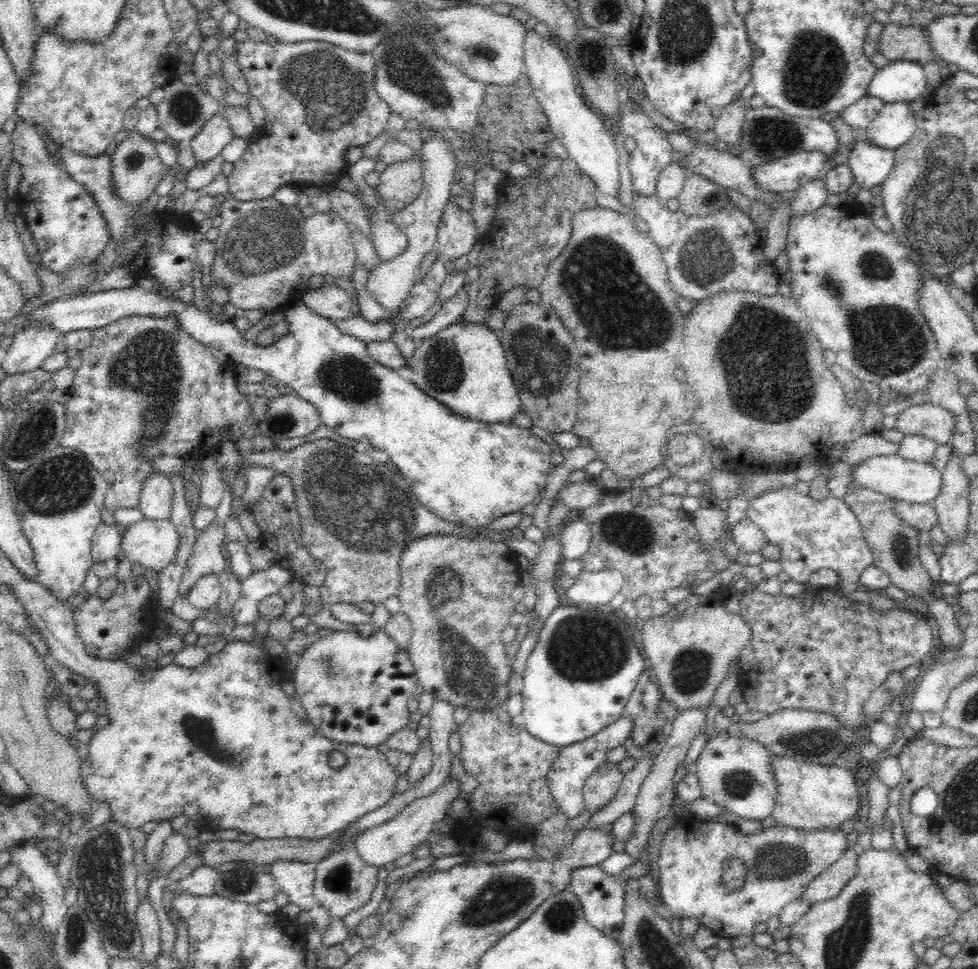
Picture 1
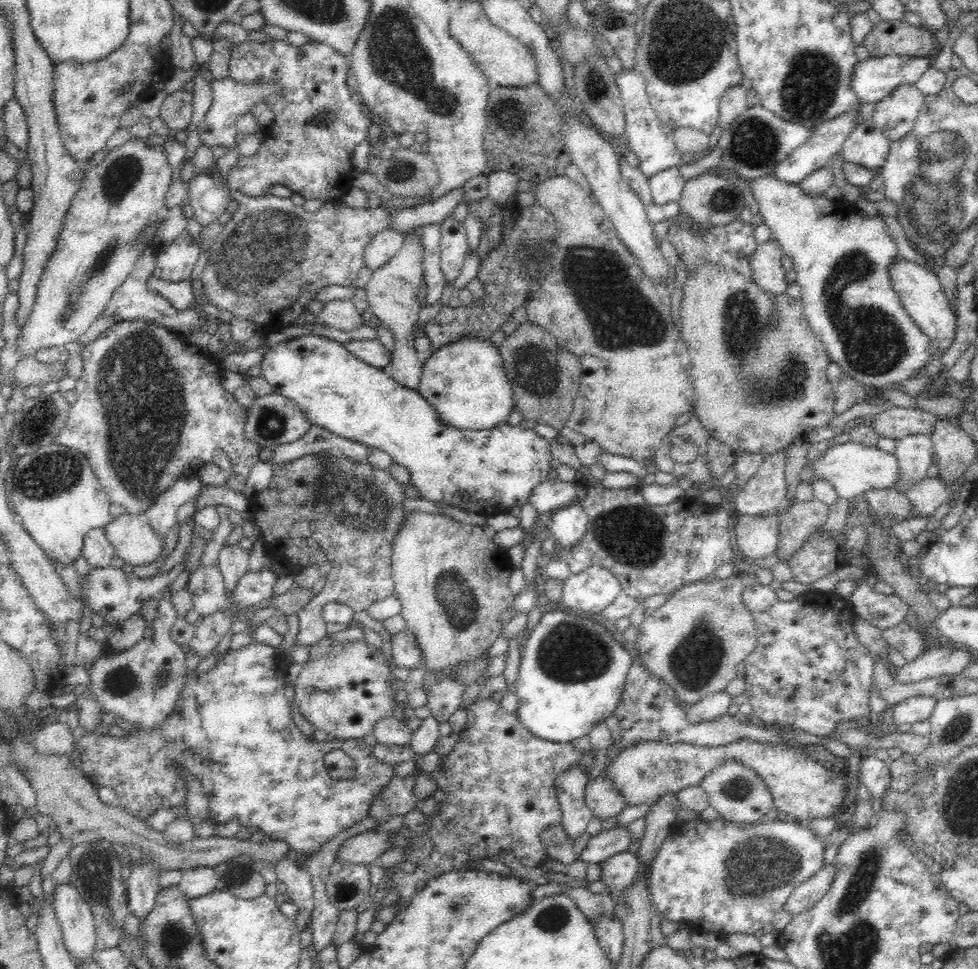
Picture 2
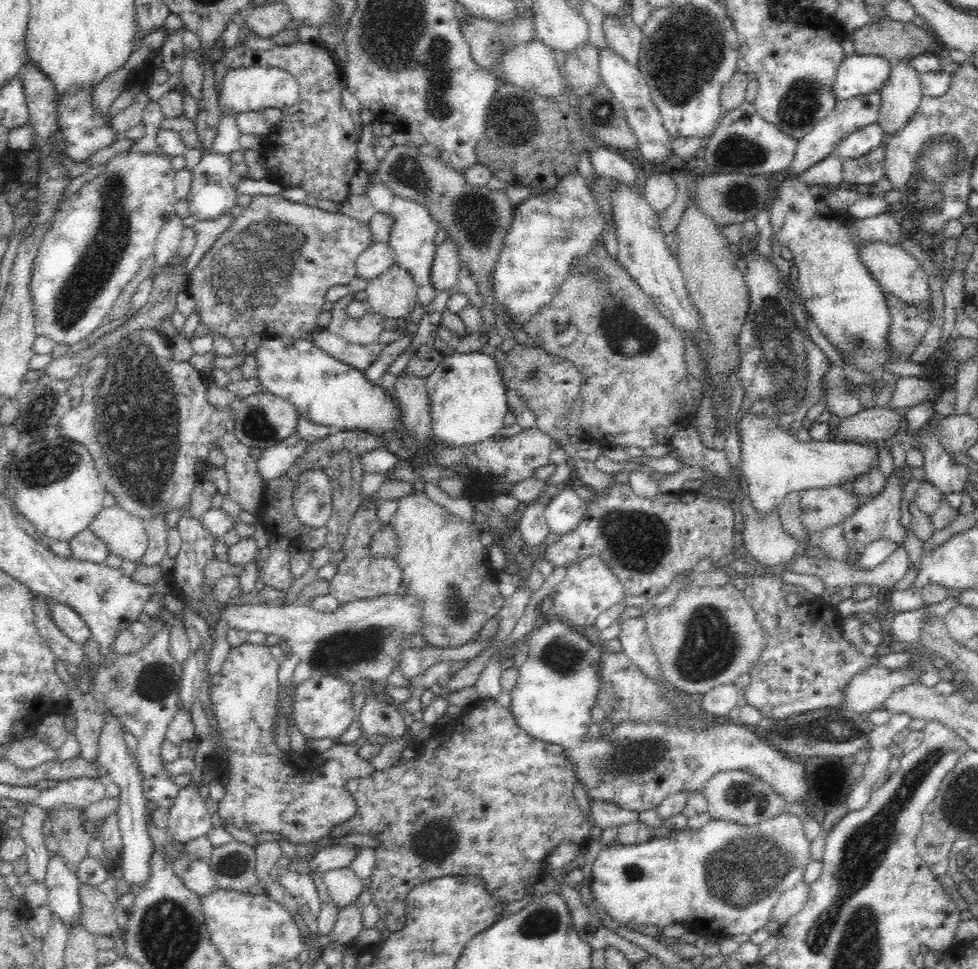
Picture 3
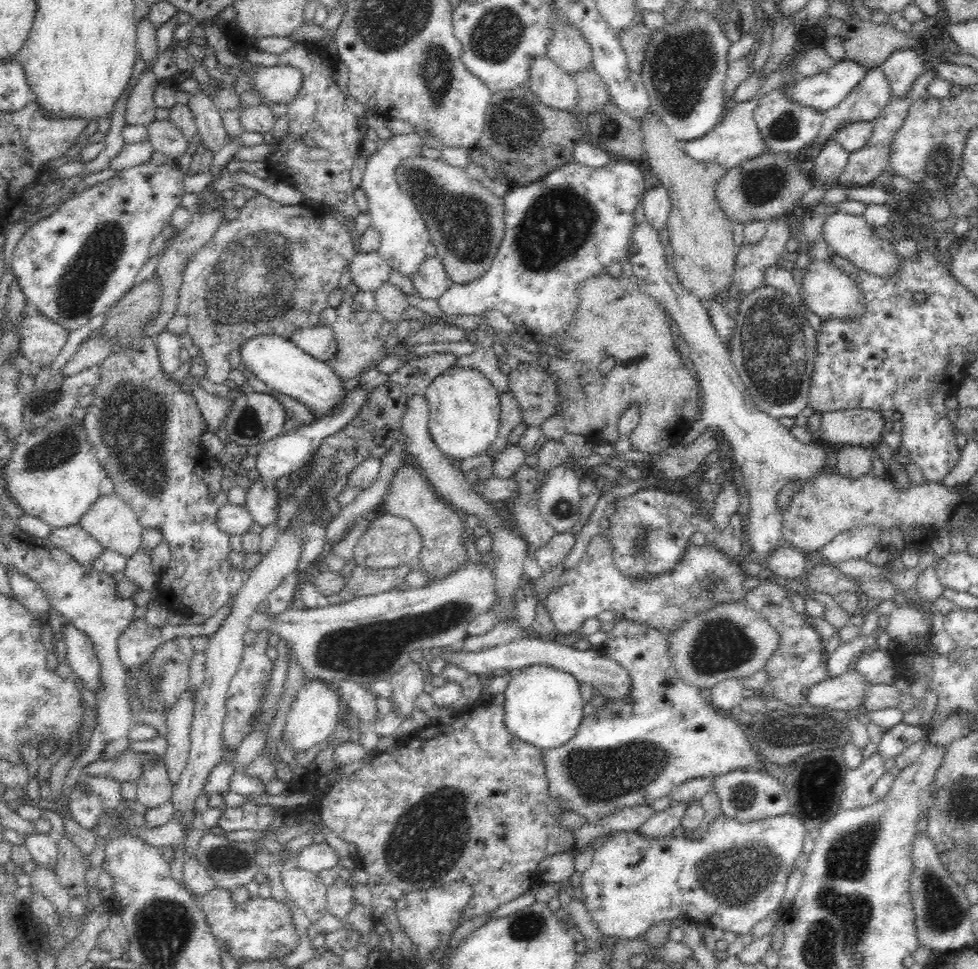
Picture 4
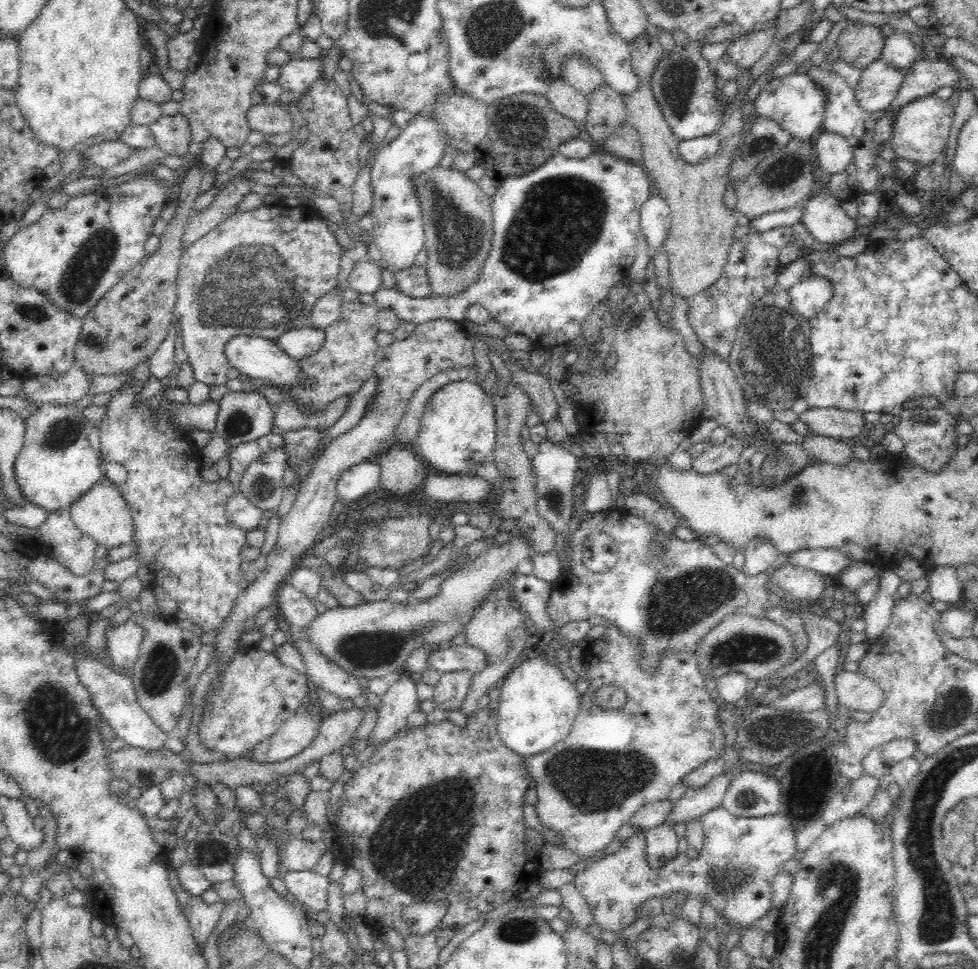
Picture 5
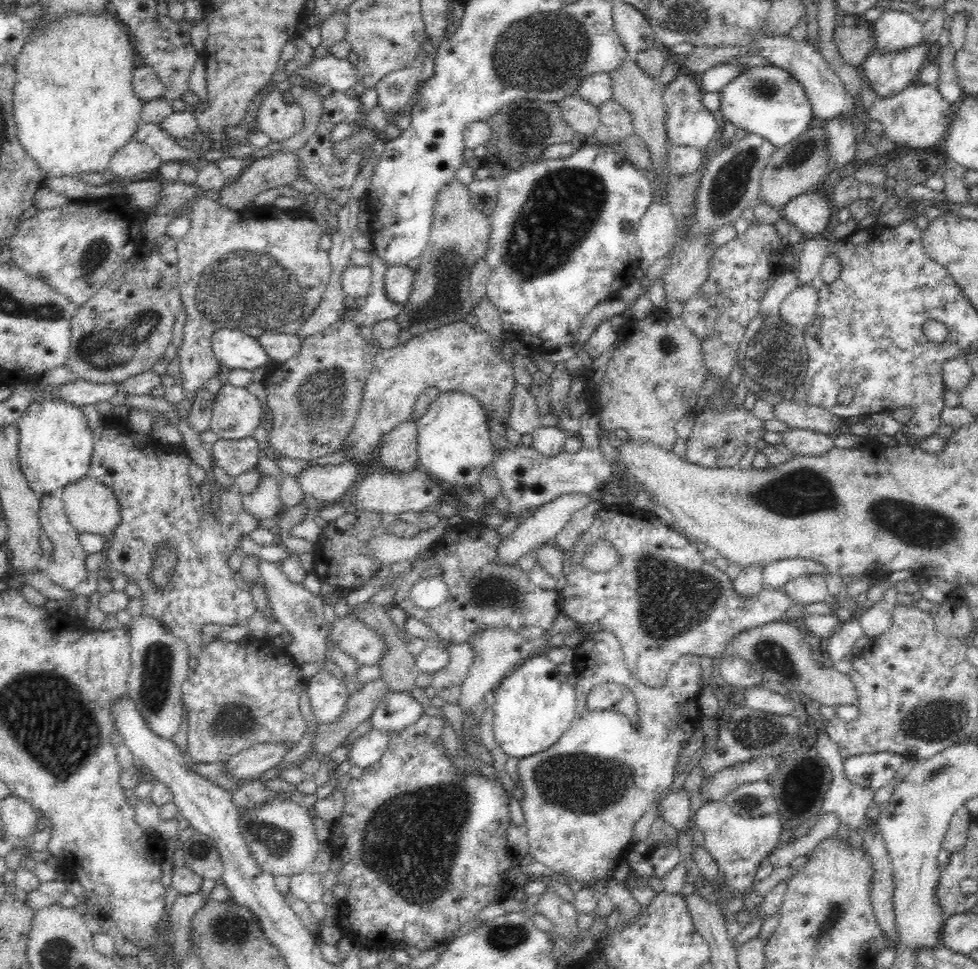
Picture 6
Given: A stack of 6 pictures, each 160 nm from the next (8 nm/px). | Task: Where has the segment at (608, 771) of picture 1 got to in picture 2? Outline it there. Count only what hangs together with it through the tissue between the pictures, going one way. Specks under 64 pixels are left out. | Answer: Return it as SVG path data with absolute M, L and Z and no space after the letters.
M601 774L589 780L585 787L585 803L593 816L600 820L616 817L625 806L623 797L611 787L604 776L605 774Z

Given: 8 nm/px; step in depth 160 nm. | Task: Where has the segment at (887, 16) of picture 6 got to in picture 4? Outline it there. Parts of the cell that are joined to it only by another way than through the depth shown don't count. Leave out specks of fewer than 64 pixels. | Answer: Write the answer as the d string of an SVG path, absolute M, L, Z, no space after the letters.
M915 49L894 50L880 66L890 83L891 98L904 98L912 82L924 72L924 64Z

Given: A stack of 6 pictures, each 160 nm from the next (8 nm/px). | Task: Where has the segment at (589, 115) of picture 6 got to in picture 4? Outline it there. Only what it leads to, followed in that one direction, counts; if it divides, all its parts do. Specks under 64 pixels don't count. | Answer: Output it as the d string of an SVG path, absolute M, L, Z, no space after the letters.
M548 57L537 58L531 66L526 87L542 104L563 111L576 112L578 91L568 73Z

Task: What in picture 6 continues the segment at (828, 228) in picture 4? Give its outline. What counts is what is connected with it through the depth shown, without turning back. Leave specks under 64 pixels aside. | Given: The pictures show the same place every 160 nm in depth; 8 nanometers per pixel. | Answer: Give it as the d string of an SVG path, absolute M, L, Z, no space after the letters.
M807 191L792 198L780 211L784 220L805 237L816 237L824 235L830 224L831 211L835 209L831 210L823 195Z

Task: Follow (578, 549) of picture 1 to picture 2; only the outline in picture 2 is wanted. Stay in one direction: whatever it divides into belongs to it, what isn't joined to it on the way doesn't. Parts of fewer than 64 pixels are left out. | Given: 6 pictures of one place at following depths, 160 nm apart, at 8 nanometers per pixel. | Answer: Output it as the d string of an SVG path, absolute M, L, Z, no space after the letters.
M576 500L552 512L546 521L551 536L557 540L559 548L564 548L580 542L580 538L586 532L588 515L581 501Z

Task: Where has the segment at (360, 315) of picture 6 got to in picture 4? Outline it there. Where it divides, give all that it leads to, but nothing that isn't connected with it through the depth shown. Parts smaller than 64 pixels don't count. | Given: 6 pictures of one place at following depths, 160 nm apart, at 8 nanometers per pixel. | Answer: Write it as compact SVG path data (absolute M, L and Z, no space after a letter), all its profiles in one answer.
M611 155L606 167L593 168L567 162L541 180L525 186L511 186L503 197L504 237L490 268L468 284L453 284L436 301L444 315L462 317L495 310L517 327L526 327L534 336L551 336L553 341L565 333L576 316L580 297L577 290L582 281L607 272L612 262L625 258L632 240L634 214L647 192L638 162Z

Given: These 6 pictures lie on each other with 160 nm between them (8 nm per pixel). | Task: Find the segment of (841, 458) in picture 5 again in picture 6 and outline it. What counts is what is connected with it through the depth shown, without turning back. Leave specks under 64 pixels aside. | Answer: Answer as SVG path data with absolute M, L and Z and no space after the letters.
M788 427L780 433L783 439L782 444L795 454L820 456L822 452L834 447L833 440L826 434L814 430Z

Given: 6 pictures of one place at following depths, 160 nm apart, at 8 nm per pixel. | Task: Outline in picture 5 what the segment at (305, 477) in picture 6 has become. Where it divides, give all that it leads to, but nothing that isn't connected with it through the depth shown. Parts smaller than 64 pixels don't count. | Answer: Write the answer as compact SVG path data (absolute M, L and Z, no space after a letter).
M368 460L346 468L336 480L336 500L351 501L373 491L380 482L380 467Z

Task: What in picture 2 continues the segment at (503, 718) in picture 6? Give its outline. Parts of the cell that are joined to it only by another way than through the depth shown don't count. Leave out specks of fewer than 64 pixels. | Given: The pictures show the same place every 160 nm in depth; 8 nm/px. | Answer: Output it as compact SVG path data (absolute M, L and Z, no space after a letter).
M549 607L522 641L523 652L515 694L518 707L515 715L520 723L534 736L557 743L571 743L574 738L588 735L595 724L608 719L615 712L621 695L627 671L633 660L630 654L614 642L611 628L599 617L581 617L561 607Z

